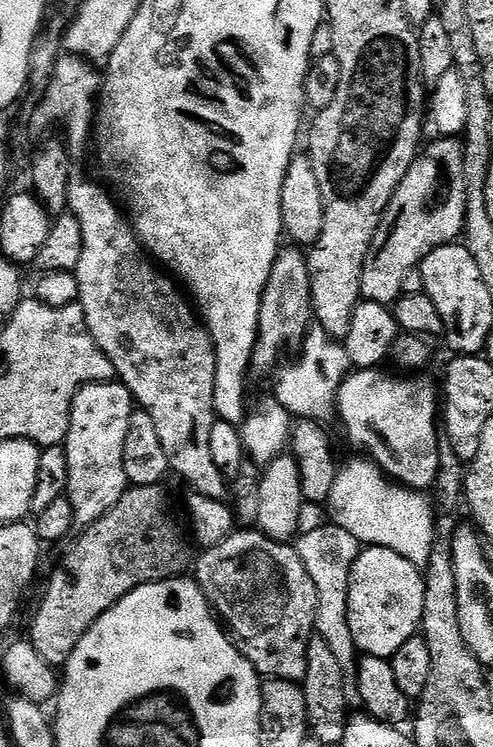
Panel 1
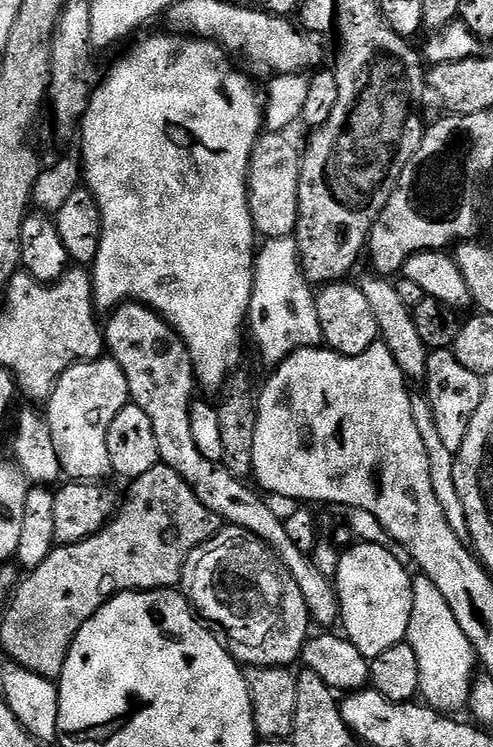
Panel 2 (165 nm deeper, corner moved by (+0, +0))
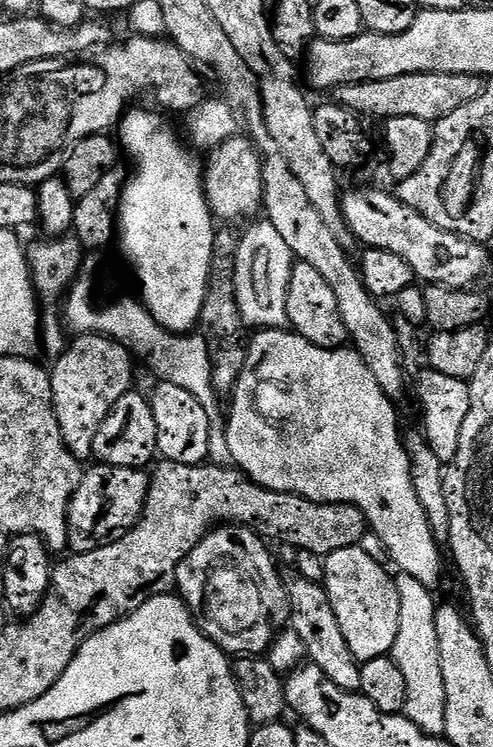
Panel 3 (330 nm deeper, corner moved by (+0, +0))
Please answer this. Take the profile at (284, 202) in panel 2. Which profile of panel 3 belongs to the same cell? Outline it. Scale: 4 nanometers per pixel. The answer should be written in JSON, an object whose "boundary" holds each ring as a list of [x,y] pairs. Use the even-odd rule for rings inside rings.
{"boundary":[[[241,134],[219,144],[211,156],[212,161],[210,159],[207,161],[202,183],[215,219],[220,222],[232,222],[228,220],[244,220],[247,216],[261,215],[264,206],[264,162],[259,148],[247,135]]]}

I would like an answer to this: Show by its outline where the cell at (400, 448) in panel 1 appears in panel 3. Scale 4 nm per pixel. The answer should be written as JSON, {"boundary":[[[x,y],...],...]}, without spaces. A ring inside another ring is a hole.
{"boundary":[[[283,328],[257,331],[246,347],[246,366],[231,393],[232,409],[226,412],[231,463],[263,488],[289,492],[319,504],[349,504],[362,510],[371,532],[386,542],[387,559],[393,560],[403,575],[418,579],[429,590],[435,589],[440,580],[441,541],[432,531],[422,502],[418,502],[396,417],[397,405],[378,386],[370,366],[351,347],[314,346],[297,332]]]}

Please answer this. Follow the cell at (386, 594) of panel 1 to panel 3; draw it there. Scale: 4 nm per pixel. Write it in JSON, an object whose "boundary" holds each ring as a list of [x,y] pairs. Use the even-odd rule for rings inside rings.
{"boundary":[[[359,546],[346,550],[334,550],[324,561],[322,583],[328,592],[334,614],[338,614],[338,626],[346,637],[350,654],[361,662],[391,653],[398,635],[401,603],[394,576],[383,568],[375,556],[366,554]]]}

